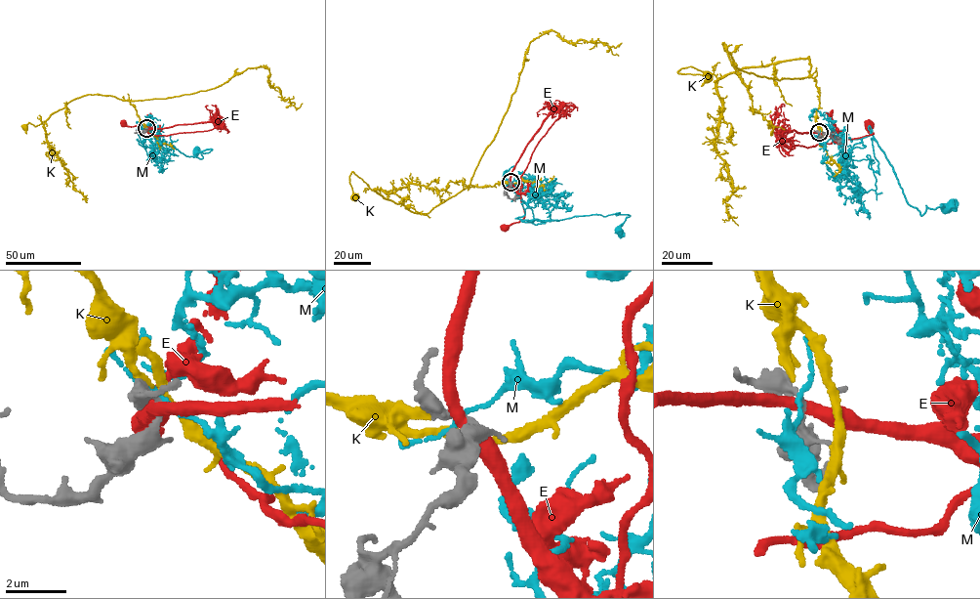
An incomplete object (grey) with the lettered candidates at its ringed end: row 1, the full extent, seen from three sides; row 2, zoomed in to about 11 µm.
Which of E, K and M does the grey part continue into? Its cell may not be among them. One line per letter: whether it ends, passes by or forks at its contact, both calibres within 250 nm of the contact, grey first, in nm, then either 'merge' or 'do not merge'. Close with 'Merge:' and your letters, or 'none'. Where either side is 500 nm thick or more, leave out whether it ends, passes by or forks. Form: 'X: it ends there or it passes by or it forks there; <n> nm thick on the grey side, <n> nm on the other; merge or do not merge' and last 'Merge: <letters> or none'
E: it passes by; 240 nm thick on the grey side, 380 nm on the other; do not merge
K: it ends there; 400 nm thick on the grey side, 320 nm on the other; do not merge
M: it passes by; 240 nm thick on the grey side, 120 nm on the other; merge
Merge: M

